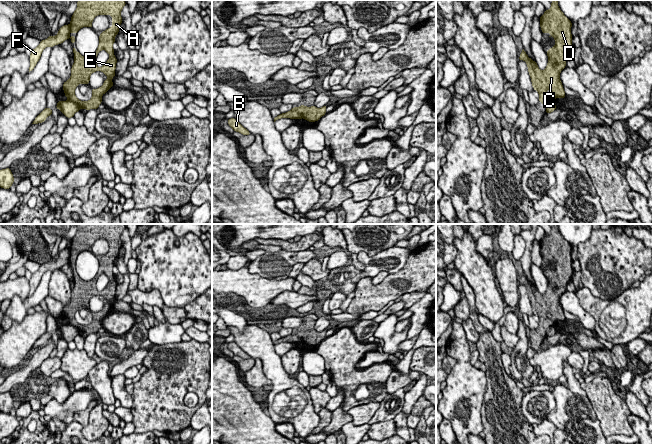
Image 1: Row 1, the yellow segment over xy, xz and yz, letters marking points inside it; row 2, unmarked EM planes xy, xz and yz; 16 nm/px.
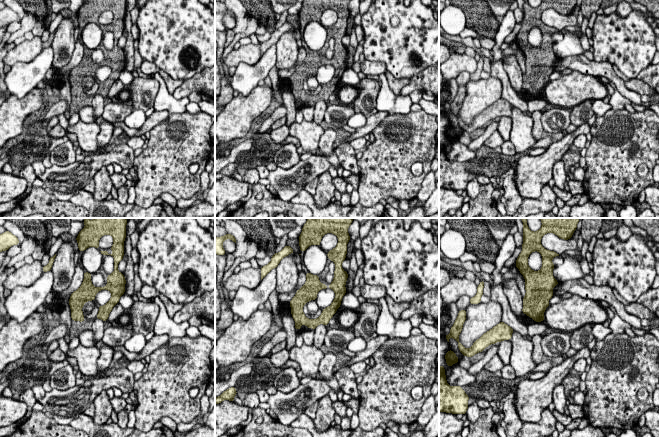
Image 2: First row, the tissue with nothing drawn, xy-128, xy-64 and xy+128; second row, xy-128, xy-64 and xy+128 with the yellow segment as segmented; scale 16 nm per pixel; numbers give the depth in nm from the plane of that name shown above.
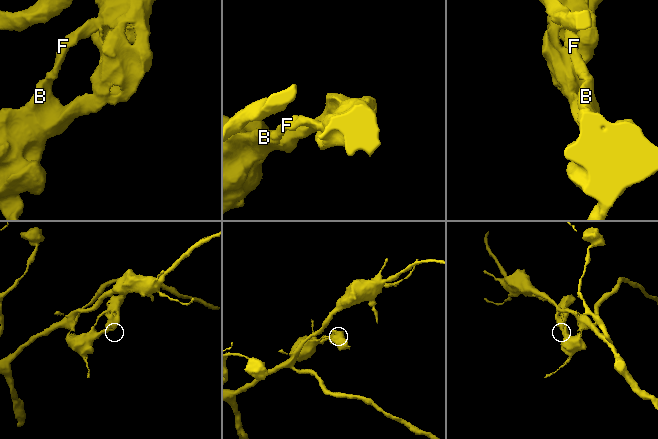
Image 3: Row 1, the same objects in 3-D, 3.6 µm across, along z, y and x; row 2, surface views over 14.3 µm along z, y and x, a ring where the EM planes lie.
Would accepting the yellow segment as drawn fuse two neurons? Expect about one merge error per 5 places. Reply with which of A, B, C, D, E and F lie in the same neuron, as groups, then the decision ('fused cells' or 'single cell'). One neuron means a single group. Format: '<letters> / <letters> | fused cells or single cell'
A C D E / B F | fused cells

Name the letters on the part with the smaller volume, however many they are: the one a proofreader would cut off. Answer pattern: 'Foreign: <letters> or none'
Foreign: A, C, D, E

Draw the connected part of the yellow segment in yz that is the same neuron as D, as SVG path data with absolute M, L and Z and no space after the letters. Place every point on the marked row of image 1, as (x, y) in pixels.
M558 0L551 2L551 8L539 18L542 33L549 33L556 45L547 51L548 63L544 70L540 70L535 61L528 57L524 49L518 60L527 63L533 89L539 93L539 102L545 106L554 102L555 98L566 96L560 72L566 67L566 61L573 49L571 27L572 22L564 15L558 6Z

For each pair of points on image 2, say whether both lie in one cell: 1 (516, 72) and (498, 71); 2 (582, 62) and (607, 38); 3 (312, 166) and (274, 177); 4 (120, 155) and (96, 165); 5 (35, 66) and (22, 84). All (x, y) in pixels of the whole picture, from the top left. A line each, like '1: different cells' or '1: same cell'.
1: different cells
2: different cells
3: same cell
4: same cell
5: same cell

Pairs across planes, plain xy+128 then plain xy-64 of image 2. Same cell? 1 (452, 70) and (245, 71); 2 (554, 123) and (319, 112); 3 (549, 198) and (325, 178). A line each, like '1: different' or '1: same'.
1: different
2: different
3: same

